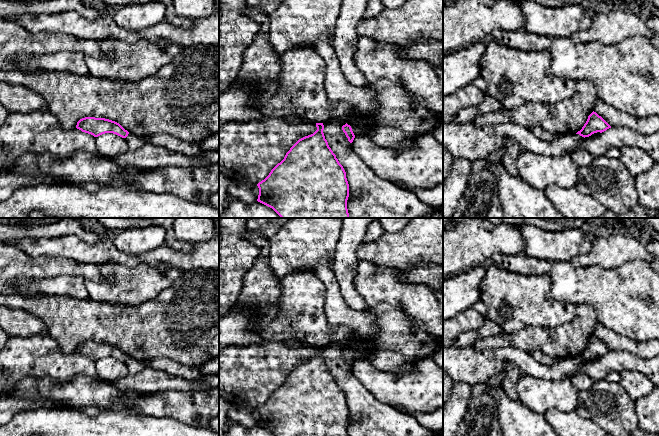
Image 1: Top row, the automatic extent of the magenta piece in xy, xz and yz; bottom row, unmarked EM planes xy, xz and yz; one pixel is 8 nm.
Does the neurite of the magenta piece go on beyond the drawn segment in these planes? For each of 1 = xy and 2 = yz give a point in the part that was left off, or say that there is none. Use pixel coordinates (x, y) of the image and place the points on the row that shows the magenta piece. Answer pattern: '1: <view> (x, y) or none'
1: none
2: none

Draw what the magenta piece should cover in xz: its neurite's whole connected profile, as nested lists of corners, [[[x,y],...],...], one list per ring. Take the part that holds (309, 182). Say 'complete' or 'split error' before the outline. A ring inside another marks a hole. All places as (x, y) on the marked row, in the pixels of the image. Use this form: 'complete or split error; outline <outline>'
complete; outline [[[316,123],[317,130],[299,139],[286,153],[269,175],[257,184],[259,195],[257,201],[272,208],[281,218],[349,218],[347,200],[349,184],[346,172],[339,163],[325,139],[323,123]]]

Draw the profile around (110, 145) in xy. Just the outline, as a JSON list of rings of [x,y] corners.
[[[105,133],[95,137],[99,153],[106,157],[115,157],[129,151],[125,138],[113,133]]]

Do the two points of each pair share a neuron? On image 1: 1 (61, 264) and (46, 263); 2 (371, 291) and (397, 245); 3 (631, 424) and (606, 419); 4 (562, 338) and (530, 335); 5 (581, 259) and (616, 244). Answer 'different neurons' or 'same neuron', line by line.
1: same neuron
2: different neurons
3: same neuron
4: same neuron
5: same neuron

